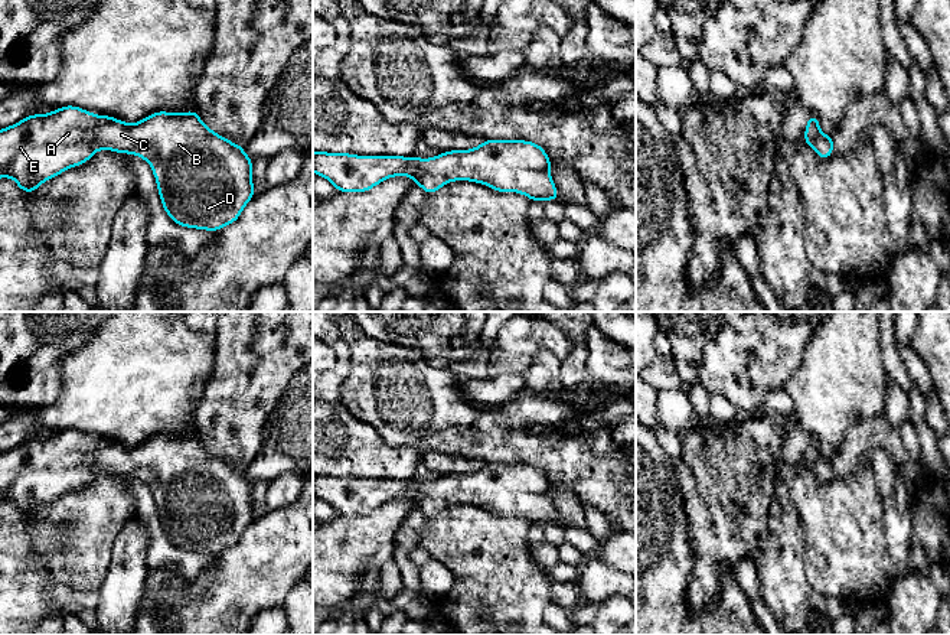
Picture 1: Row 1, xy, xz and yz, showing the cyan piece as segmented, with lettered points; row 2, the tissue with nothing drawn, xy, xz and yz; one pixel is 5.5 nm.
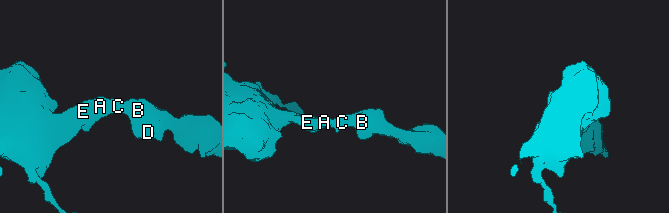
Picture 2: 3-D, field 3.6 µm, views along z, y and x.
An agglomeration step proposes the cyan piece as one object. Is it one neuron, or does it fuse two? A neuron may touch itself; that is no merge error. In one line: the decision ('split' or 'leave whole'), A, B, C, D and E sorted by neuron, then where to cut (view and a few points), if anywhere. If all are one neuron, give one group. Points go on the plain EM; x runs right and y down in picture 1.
leave whole | A B C D E | no cut

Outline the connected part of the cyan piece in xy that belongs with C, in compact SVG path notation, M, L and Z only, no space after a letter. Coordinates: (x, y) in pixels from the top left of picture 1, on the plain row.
M75 429L25 440L0 453L0 501L12 501L20 514L30 517L66 492L84 488L97 473L136 478L148 485L163 533L186 551L219 554L234 547L254 521L254 483L239 468L210 453L196 434L157 434L134 447Z

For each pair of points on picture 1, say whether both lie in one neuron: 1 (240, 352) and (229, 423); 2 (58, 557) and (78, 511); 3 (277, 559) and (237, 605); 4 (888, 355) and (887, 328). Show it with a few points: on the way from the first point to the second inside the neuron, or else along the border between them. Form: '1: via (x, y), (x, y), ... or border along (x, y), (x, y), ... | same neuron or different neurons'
1: via (240, 370), (240, 396), (235, 406) | same neuron
2: via (69, 547), (78, 539), (78, 523) | same neuron
3: via (265, 570), (242, 593) | same neuron
4: via (888, 348), (887, 335) | same neuron

